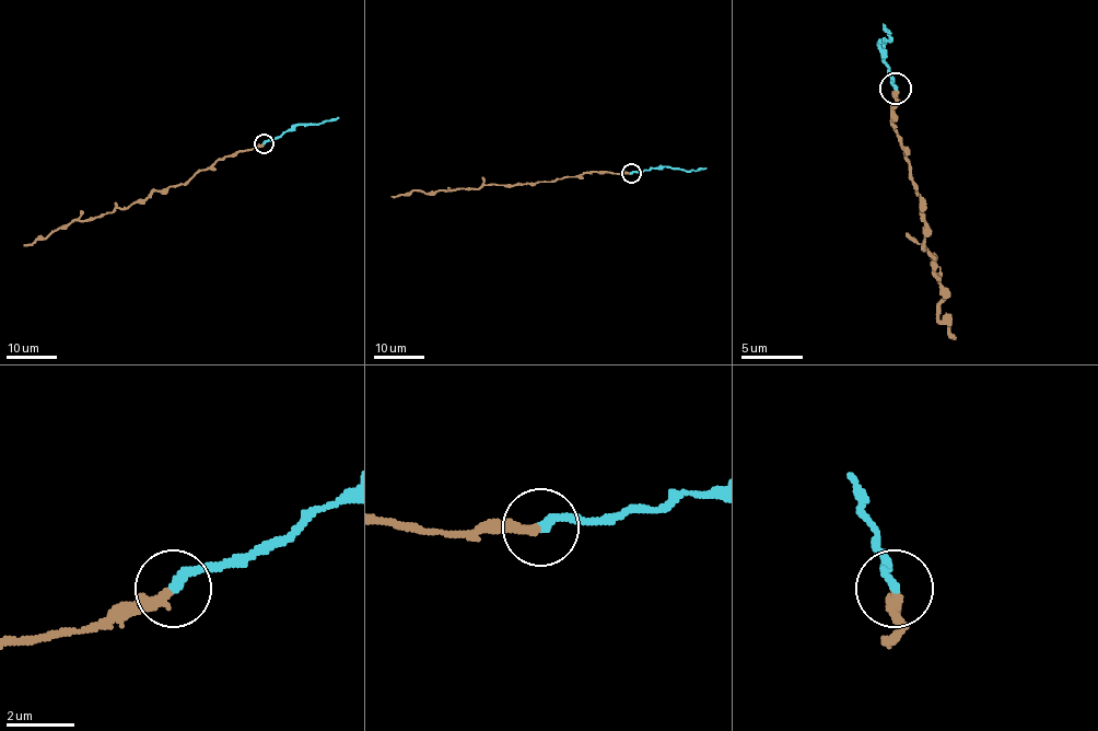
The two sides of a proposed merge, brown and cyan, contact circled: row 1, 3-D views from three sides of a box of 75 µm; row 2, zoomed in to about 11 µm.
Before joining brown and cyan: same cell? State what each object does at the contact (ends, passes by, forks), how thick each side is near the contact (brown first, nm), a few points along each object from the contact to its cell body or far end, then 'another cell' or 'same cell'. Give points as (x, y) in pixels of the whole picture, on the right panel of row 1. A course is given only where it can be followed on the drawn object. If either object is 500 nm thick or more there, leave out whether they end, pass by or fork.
brown ends there; cyan ends there; 320 nm thick on the brown side, 280 nm on the other; brown runs (896, 89), (892, 126), (918, 187), (926, 228), (924, 246), (945, 294), (939, 320), (955, 338); cyan runs (896, 89), (880, 43), (890, 39), (884, 24); same cell

